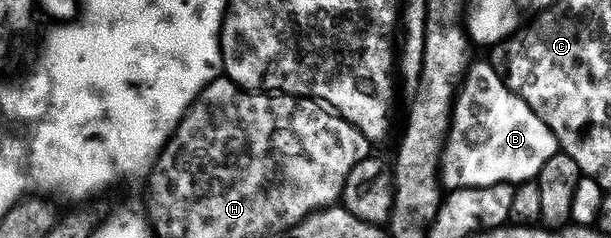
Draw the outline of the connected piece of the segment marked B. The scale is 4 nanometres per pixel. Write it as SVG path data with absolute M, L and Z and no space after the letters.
M491 62L484 63L478 81L472 79L474 65L467 68L455 96L451 127L440 153L442 183L449 192L469 185L521 185L527 179L535 180L546 161L561 154L560 143L546 121L513 93Z

